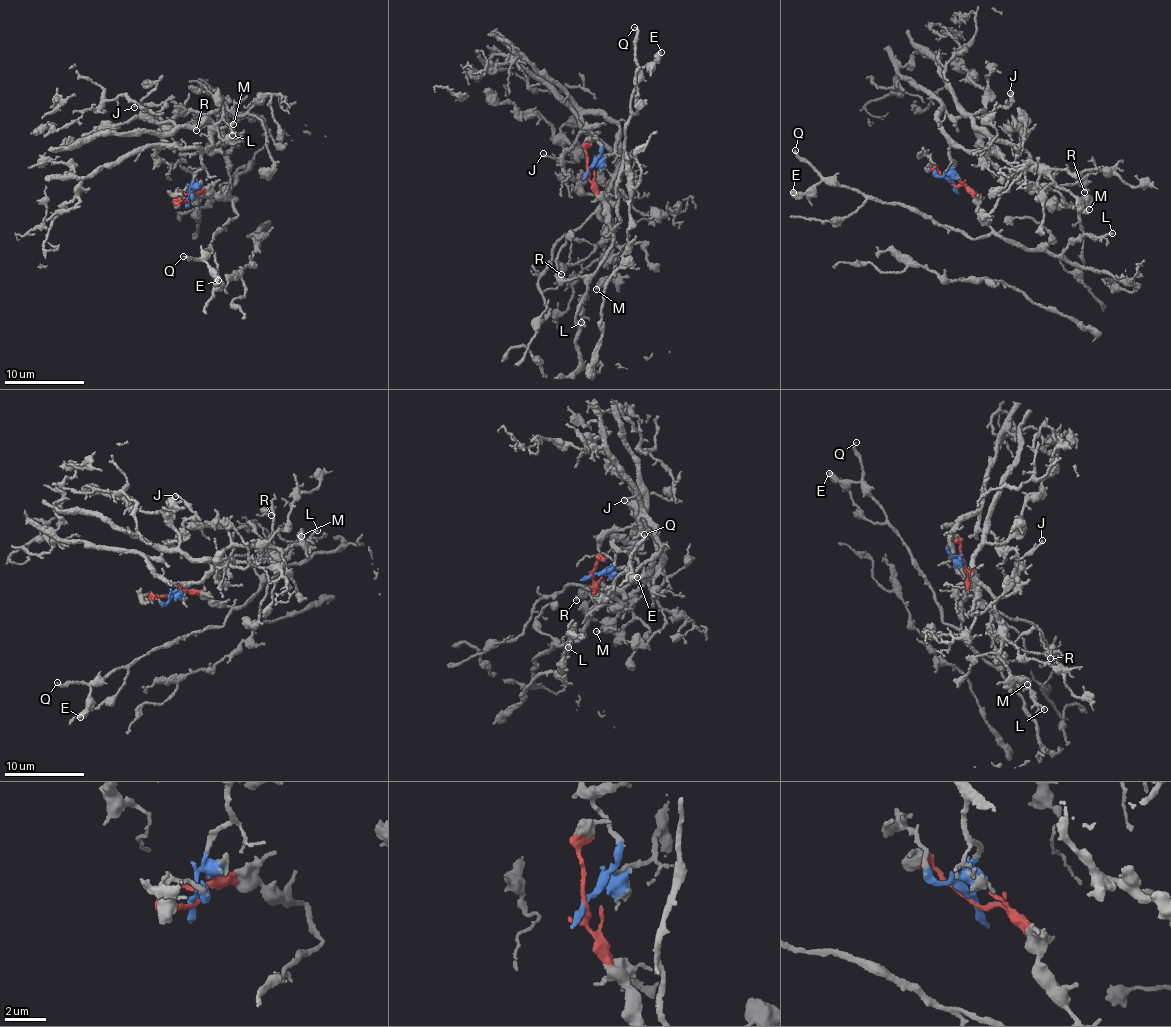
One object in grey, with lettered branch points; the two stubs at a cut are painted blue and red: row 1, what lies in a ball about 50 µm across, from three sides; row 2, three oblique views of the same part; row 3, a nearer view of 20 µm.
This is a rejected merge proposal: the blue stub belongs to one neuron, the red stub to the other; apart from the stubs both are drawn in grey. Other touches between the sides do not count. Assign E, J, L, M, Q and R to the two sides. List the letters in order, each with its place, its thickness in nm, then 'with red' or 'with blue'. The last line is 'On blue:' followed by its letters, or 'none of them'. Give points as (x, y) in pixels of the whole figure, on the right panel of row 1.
E: place (793, 192); calibre 550 nm; with red
J: place (1010, 93); calibre 140 nm; with blue
L: place (1112, 233); calibre 180 nm; with red
M: place (1089, 209); calibre 260 nm; with blue
Q: place (795, 150); calibre 190 nm; with red
R: place (1084, 192); calibre 200 nm; with blue
On blue: J, M, R

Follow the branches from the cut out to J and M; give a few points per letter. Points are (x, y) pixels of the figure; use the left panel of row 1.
J: (187, 200), (202, 149), (163, 149), (163, 103), (134, 108)
M: (187, 200), (202, 158), (214, 141), (211, 122), (207, 119), (210, 113), (242, 112), (233, 124)

